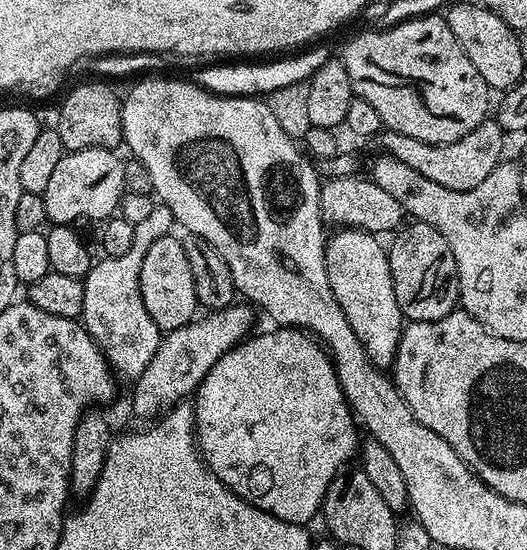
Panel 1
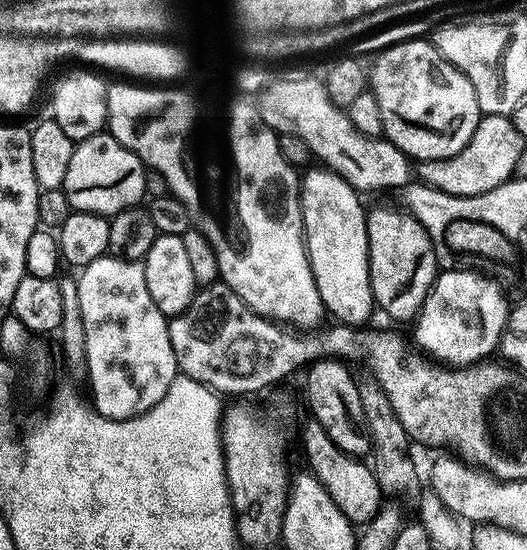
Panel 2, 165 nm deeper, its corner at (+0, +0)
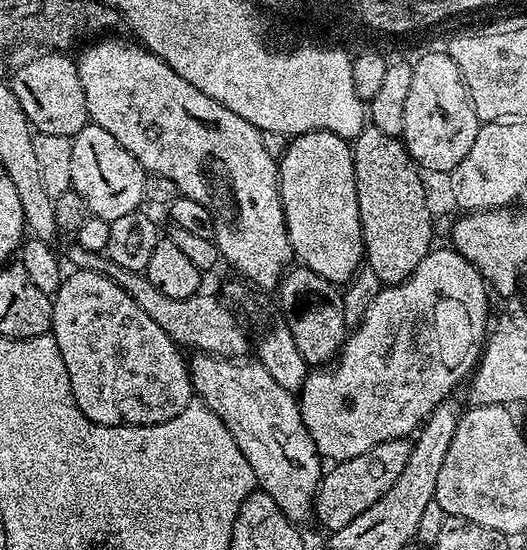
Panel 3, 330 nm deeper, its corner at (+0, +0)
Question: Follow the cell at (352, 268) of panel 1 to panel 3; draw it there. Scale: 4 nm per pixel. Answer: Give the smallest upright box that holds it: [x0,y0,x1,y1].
[278,132,366,285]

